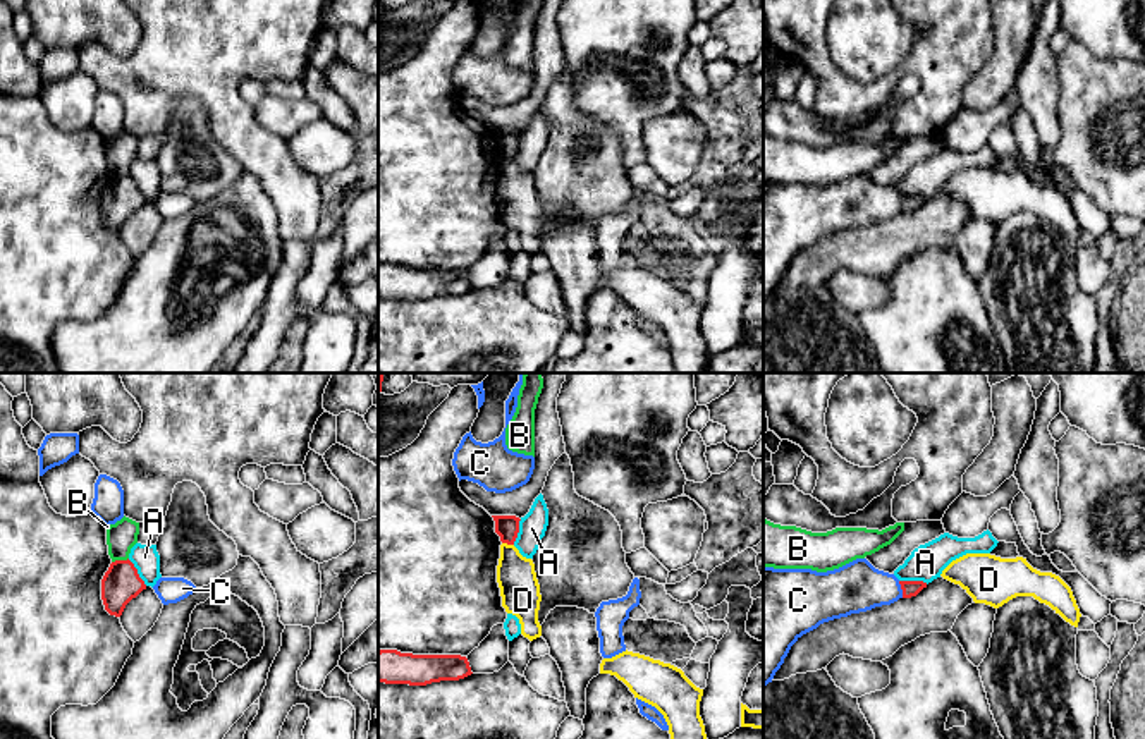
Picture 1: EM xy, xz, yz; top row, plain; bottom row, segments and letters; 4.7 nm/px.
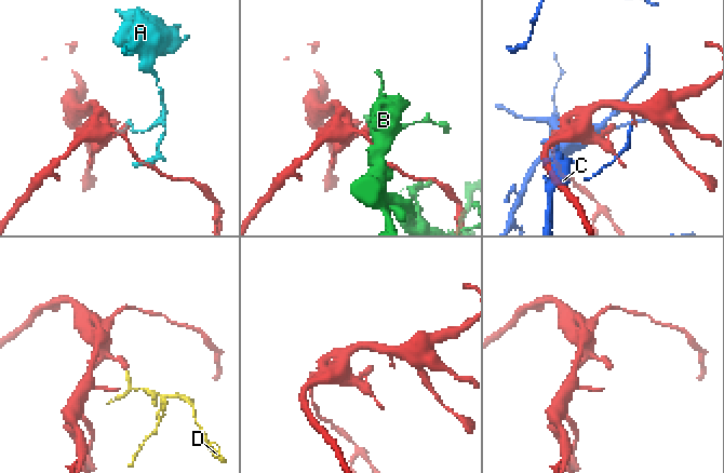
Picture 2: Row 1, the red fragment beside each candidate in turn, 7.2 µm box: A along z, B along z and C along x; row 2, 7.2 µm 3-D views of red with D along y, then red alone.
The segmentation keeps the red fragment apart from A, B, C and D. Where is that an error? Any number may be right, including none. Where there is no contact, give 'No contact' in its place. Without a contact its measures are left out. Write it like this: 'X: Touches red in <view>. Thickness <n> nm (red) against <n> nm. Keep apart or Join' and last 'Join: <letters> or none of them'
A: Touches red in yz. Thickness 80 nm (red) against 160 nm. Keep apart
B: Touches red in xy. Thickness 180 nm (red) against 140 nm. Keep apart
C: Touches red in yz. Thickness 80 nm (red) against 240 nm. Keep apart
D: Touches red in xz. Thickness 110 nm (red) against 190 nm. Keep apart
Join: none of them

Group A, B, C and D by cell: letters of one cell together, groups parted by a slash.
A / B / C / D

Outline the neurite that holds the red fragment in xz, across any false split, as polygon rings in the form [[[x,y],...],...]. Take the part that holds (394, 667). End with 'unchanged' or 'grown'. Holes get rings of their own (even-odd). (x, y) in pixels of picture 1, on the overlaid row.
[[[378,651],[378,682],[385,684],[426,686],[440,681],[459,681],[471,674],[468,658],[461,655]]] | unchanged

